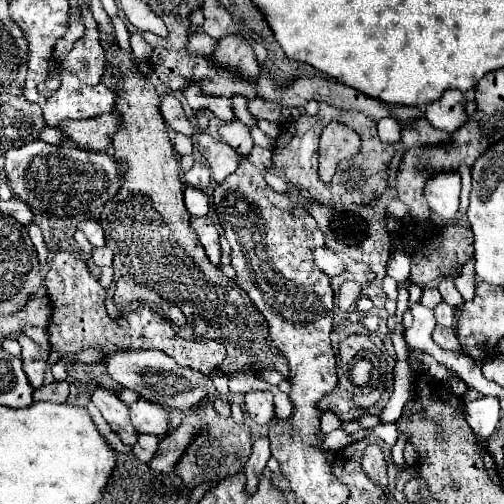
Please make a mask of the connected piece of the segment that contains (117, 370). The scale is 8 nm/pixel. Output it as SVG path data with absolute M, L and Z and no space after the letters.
M160 350L116 352L108 358L106 372L124 388L138 392L144 400L164 404L164 406L172 406L178 410L192 408L194 404L198 404L202 398L208 396L208 392L204 388L204 380L206 380L204 374L178 366L168 354L164 354Z

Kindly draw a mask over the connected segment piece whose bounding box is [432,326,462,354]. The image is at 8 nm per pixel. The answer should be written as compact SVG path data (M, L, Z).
M436 326L432 338L434 338L434 342L436 342L440 348L446 348L446 350L450 350L450 352L460 352L460 354L462 354L460 342L458 342L458 338L454 336L454 332L452 332L450 328L440 328L440 326Z

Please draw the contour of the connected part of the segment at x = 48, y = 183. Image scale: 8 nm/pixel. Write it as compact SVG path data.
M28 142L22 148L14 148L8 150L4 154L6 158L6 176L8 176L8 184L12 188L12 192L30 206L30 210L34 212L34 222L42 228L44 240L50 248L50 252L58 252L58 250L72 250L78 248L78 244L74 242L74 232L76 232L76 224L80 220L98 220L100 212L104 208L104 204L118 192L120 188L120 178L118 174L122 170L122 166L118 166L114 162L112 156L108 156L106 152L90 152L90 150L82 150L82 148L72 148L72 146L54 146L50 142Z

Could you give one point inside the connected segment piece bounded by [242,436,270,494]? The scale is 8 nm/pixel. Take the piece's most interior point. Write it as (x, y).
(256, 463)

